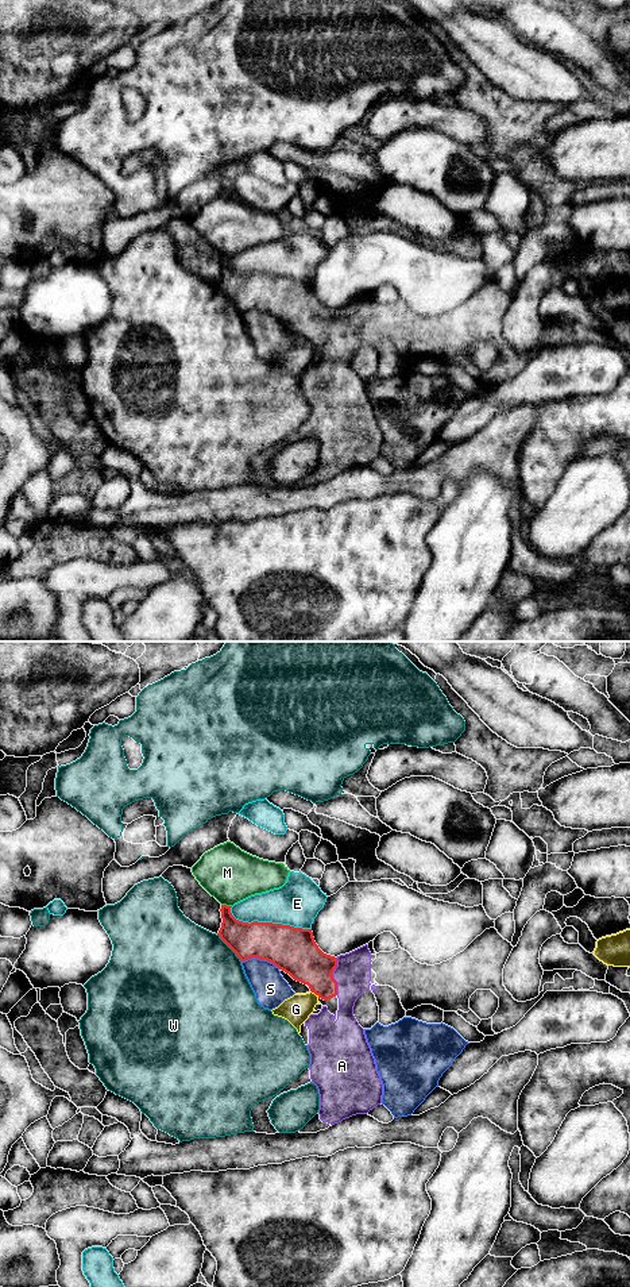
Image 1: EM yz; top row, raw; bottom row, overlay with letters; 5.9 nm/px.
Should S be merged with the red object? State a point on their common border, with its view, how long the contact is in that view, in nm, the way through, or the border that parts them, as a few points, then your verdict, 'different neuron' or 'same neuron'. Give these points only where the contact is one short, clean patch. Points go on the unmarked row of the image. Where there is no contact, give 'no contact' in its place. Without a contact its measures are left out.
yz (261, 311) | 240 nm | along yz (242, 312), (252, 309), (266, 311), (279, 320) | different neuron

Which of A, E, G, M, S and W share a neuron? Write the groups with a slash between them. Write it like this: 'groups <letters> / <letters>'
groups A / E / G / M / S / W

